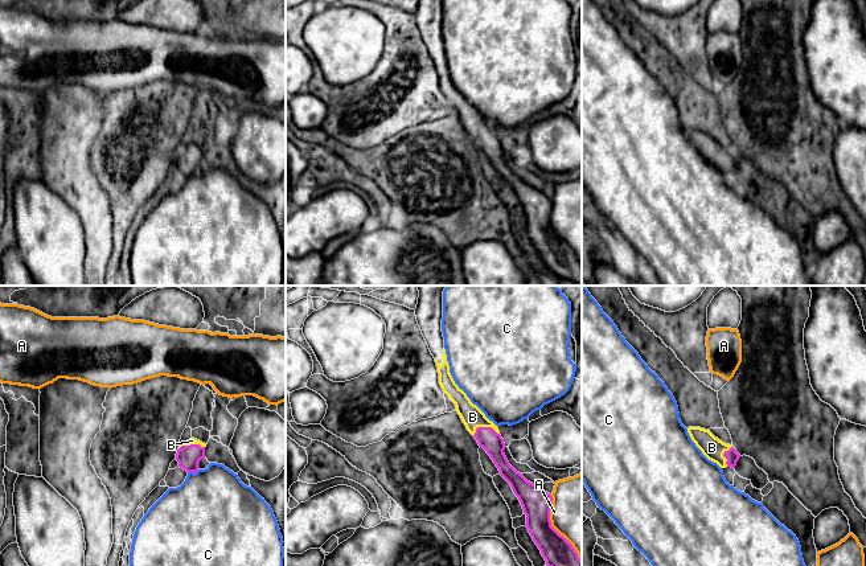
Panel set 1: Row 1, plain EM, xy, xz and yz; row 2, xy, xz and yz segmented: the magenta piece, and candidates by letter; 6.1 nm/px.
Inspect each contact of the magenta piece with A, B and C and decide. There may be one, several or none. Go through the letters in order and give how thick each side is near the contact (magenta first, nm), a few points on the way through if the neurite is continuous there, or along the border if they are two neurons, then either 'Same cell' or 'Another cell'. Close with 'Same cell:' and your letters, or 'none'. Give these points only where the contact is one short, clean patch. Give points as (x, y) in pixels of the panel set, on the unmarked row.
A: Thickness 190 nm (magenta) against 360 nm. Another cell
B: Thickness 130 nm (magenta) against 140 nm. Same cell
C: Thickness 140 nm (magenta) against 480 nm. Boundary: xy (198, 173), (188, 176). Another cell
Same cell: B

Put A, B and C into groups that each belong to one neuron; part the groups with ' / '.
A / B / C

